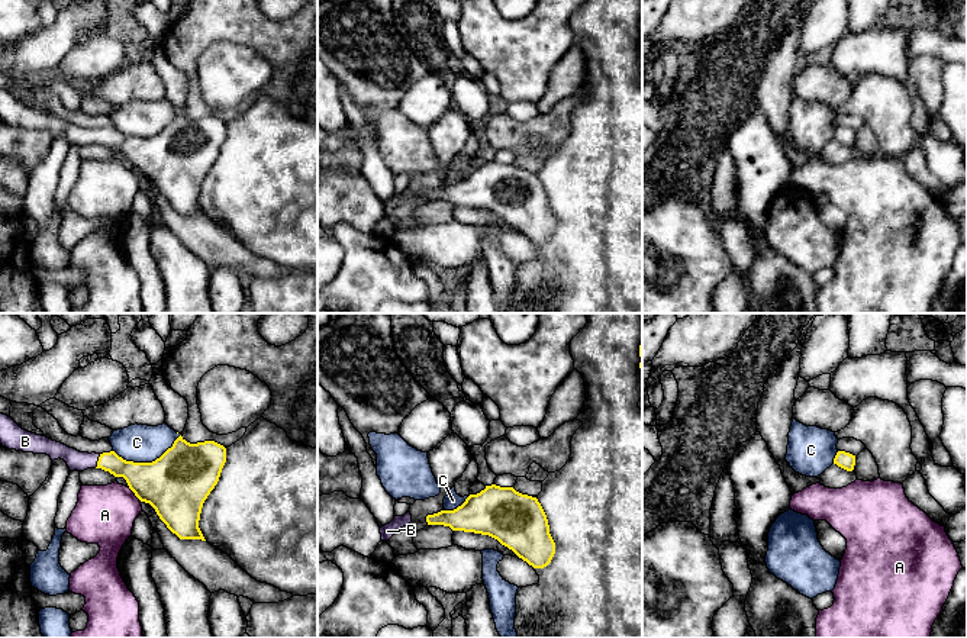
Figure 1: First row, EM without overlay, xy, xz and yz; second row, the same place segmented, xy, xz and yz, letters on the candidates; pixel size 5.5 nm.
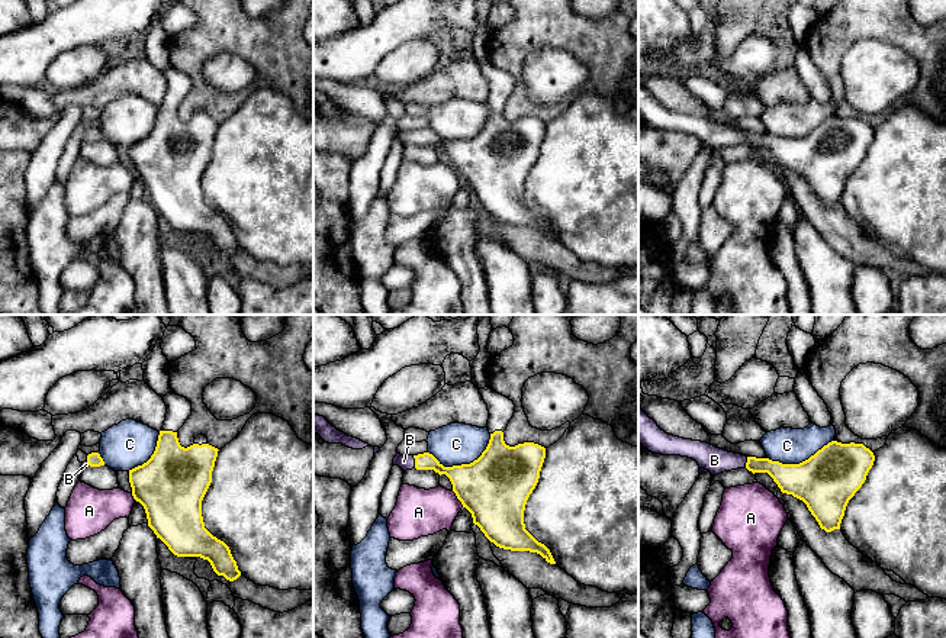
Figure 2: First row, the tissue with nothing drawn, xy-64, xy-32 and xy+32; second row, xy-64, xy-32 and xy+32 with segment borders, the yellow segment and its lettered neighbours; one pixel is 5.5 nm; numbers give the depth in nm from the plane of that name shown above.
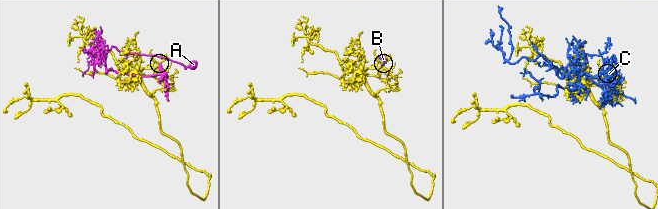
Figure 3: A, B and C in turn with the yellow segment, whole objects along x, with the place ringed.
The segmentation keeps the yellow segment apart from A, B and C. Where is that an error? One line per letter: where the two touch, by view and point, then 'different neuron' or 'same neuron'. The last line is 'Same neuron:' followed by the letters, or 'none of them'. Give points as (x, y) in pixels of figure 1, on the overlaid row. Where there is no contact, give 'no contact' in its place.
A: xy (134, 492) | different neuron
B: xy (97, 461) | same neuron
C: xy (148, 463) | different neuron
Same neuron: B

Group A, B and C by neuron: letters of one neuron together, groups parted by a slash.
A / B / C

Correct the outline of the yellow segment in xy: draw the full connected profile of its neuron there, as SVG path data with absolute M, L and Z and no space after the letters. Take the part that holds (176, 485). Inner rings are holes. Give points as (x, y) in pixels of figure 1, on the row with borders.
M0 413L0 444L9 450L46 454L64 460L70 471L101 468L123 477L135 496L149 503L167 528L180 539L206 541L200 528L204 500L219 481L226 448L215 441L187 442L181 435L152 463L133 463L115 451L80 452L46 436L22 429Z

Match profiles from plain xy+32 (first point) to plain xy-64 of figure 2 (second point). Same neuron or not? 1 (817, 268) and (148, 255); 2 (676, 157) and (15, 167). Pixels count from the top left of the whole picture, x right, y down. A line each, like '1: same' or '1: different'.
1: different
2: different

